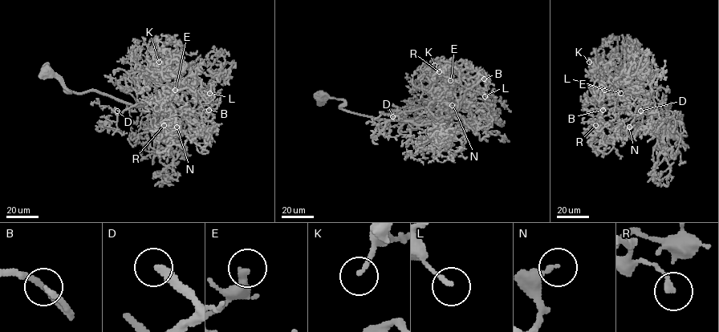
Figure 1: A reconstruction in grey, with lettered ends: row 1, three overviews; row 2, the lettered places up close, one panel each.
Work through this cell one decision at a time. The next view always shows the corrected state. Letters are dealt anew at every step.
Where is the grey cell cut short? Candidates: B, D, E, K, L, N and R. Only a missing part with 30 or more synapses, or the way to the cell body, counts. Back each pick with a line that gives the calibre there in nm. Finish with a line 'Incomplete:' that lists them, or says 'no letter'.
B: 190 nm
D: 280 nm
Incomplete: B, D

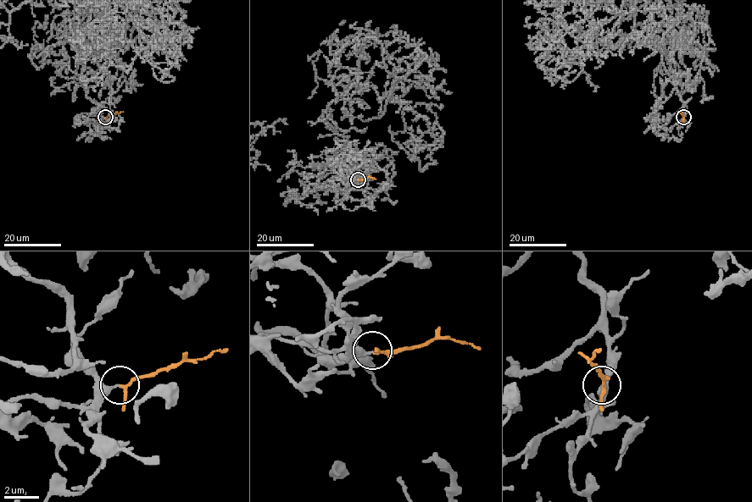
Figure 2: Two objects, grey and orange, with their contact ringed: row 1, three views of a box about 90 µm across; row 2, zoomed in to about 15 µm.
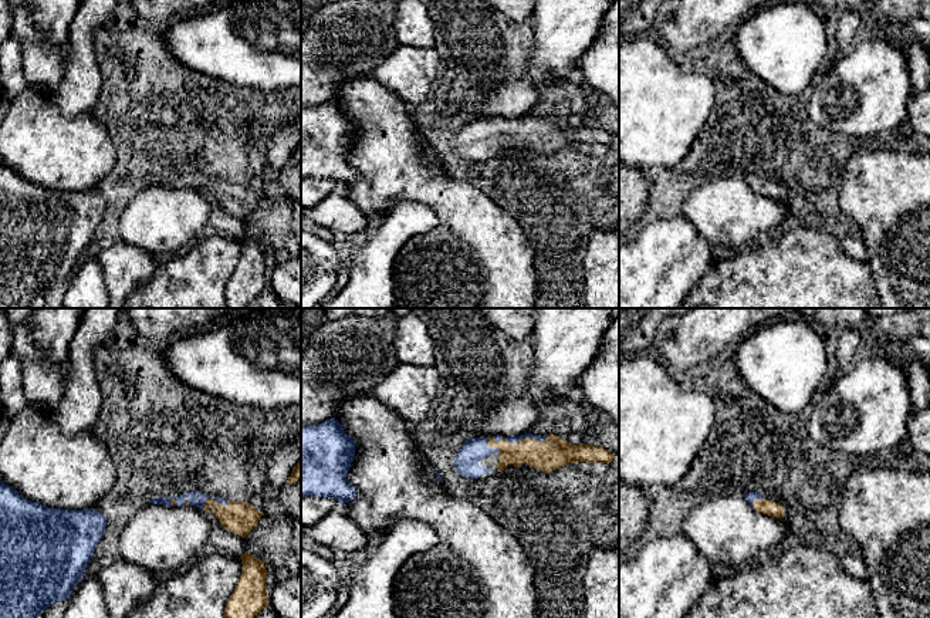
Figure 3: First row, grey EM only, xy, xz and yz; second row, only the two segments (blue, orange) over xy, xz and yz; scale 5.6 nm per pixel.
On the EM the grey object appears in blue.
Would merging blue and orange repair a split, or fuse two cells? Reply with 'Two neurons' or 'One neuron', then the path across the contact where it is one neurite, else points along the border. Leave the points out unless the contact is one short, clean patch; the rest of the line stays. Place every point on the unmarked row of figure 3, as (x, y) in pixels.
One neuron. Path across: xz (511, 121), (520, 121), (538, 134), (554, 134)

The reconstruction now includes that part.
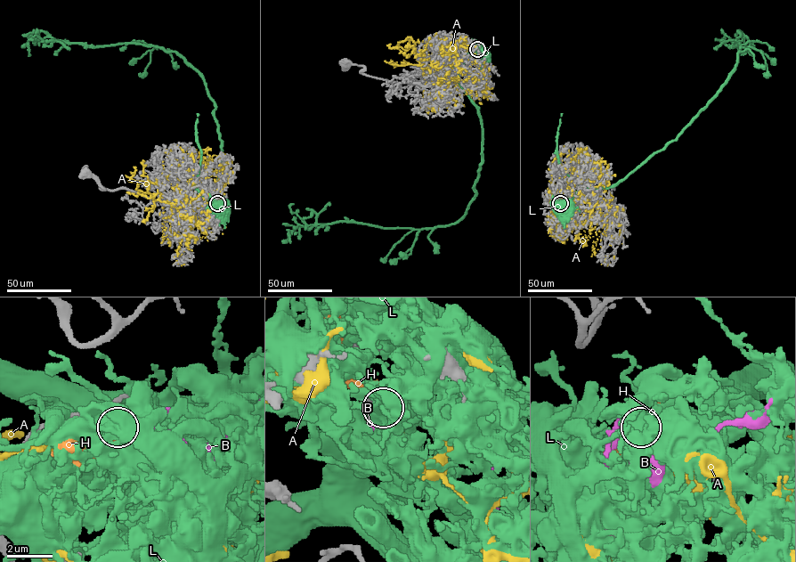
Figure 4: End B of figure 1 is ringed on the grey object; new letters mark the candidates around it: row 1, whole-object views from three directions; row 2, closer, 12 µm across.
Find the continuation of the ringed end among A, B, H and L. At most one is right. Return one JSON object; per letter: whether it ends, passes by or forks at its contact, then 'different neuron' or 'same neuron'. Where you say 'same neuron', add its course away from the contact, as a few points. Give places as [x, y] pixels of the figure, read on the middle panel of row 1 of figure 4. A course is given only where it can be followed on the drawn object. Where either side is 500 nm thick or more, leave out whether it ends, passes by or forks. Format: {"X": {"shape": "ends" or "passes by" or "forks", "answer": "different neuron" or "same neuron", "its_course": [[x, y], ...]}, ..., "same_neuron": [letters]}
{"A": {"shape": "passes by", "answer": "different neuron"}, "B": {"shape": "forks", "answer": "same neuron"}, "H": {"shape": "ends", "answer": "different neuron"}, "L": {"answer": "different neuron"}, "same_neuron": ["B"]}

